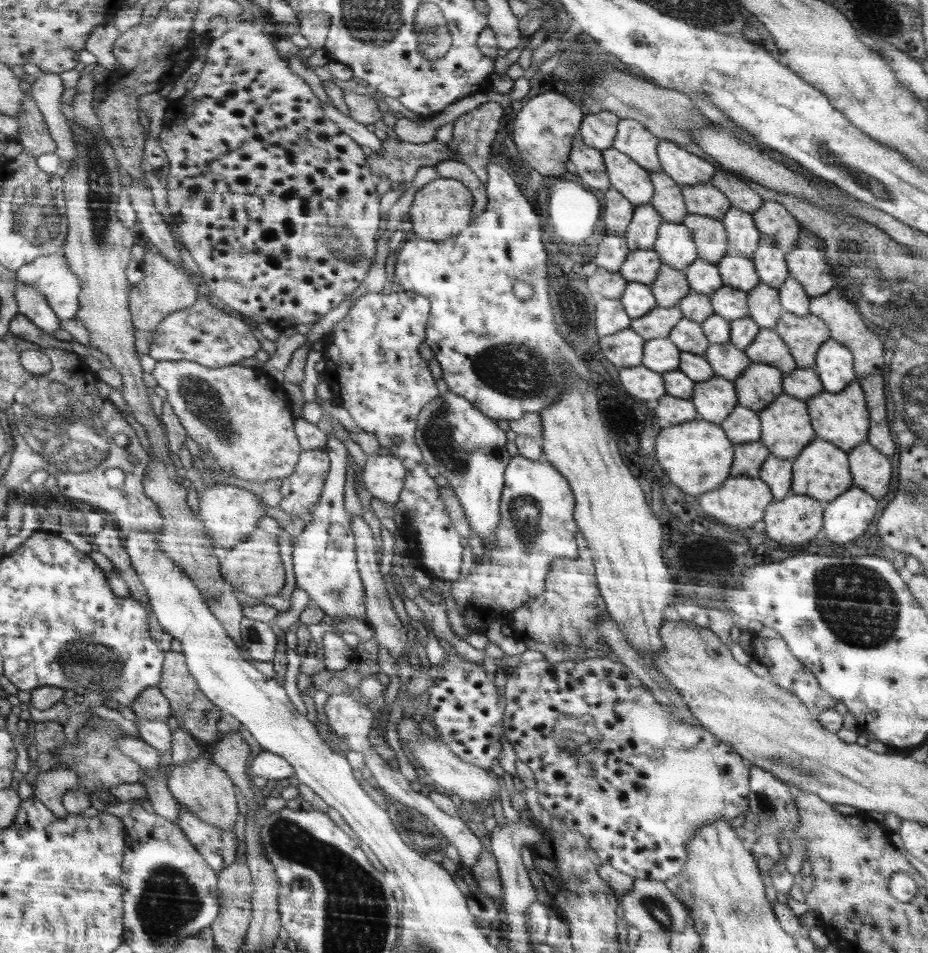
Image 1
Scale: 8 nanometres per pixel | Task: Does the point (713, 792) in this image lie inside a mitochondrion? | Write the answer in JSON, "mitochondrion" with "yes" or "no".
{"mitochondrion":"no"}

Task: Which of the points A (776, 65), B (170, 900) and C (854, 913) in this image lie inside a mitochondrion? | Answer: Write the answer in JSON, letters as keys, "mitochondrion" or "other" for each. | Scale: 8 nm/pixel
{"A":"other","B":"mitochondrion","C":"other"}

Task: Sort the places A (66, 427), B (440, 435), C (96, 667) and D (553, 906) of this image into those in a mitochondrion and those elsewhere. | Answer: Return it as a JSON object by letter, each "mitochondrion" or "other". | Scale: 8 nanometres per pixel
{"A":"mitochondrion","B":"mitochondrion","C":"mitochondrion","D":"other"}

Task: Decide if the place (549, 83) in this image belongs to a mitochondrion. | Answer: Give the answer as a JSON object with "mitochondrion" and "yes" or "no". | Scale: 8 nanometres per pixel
{"mitochondrion":"no"}

